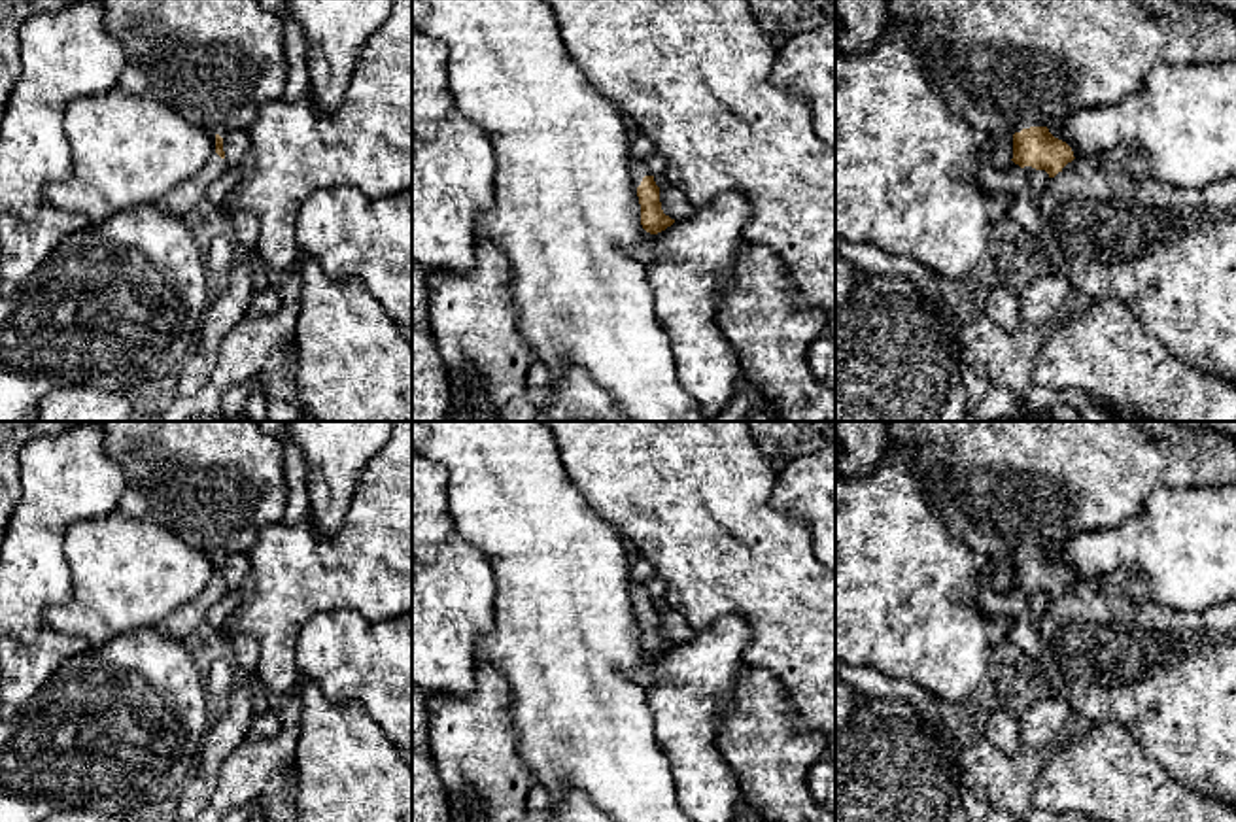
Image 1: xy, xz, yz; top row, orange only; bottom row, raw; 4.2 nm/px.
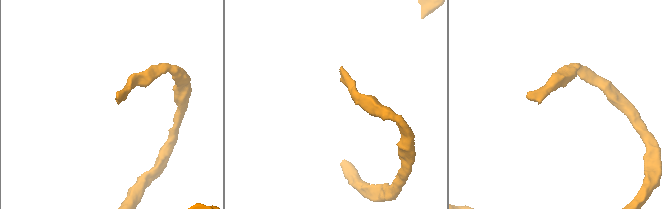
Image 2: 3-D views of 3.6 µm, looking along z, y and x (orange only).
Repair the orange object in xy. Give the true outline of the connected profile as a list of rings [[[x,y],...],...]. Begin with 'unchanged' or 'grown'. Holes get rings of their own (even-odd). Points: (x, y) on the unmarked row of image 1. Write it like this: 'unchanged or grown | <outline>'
grown | [[[215,557],[215,574],[204,590],[155,625],[157,631],[170,639],[185,641],[206,620],[206,612],[219,603],[227,591],[229,586],[225,584],[223,561]]]

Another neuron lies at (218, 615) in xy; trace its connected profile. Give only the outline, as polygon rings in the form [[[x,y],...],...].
[[[229,590],[225,597],[215,603],[208,612],[206,620],[208,624],[225,639],[231,641],[229,635],[225,633],[225,624],[231,614],[234,614],[244,599],[244,590]]]

